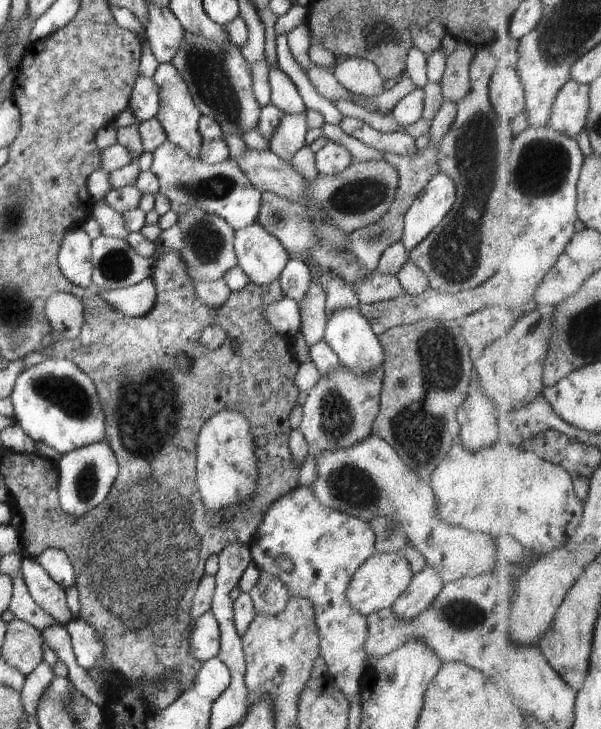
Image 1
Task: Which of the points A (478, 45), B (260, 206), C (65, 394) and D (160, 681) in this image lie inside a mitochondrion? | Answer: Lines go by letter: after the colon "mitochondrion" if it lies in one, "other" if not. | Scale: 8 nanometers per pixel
A: other
B: other
C: mitochondrion
D: other

